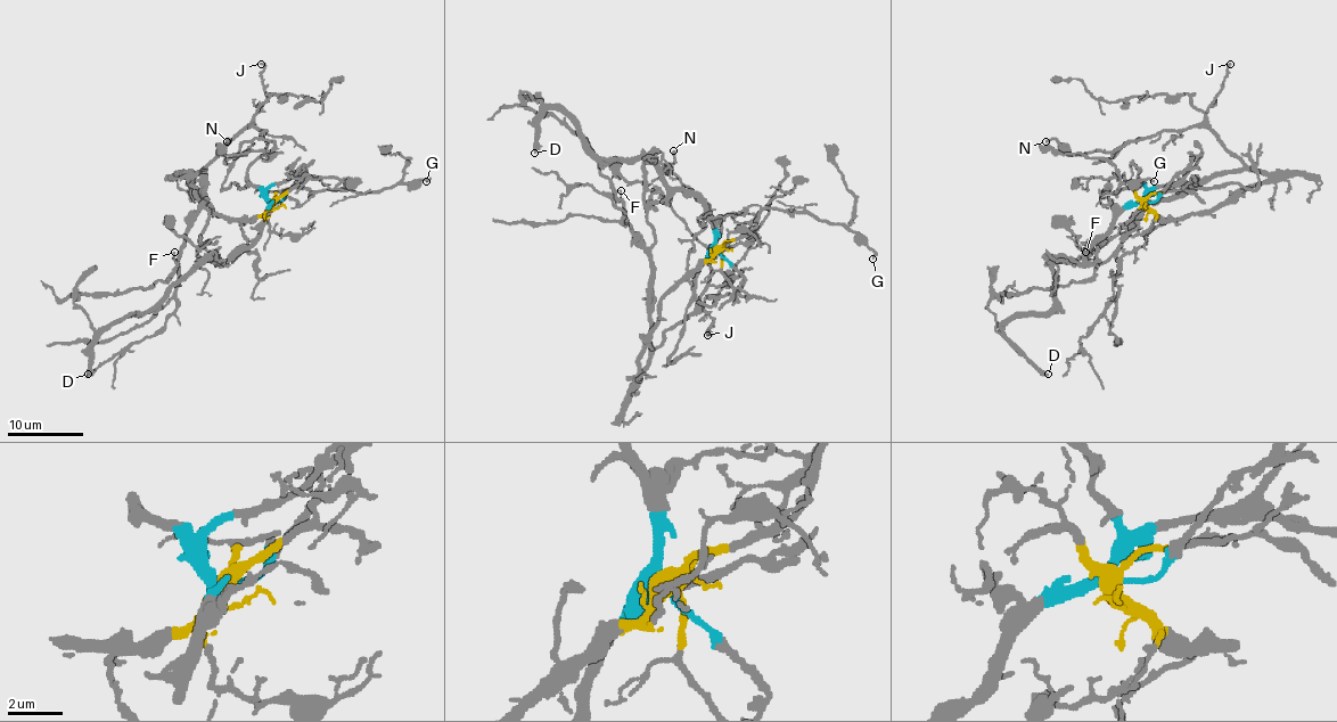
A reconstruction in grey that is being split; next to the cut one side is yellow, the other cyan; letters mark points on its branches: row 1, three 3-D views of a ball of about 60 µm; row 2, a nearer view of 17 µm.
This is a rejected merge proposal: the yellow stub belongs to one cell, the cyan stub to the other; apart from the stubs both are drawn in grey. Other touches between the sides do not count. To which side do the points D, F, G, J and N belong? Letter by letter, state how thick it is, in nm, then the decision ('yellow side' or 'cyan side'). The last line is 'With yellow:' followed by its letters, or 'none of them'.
D: 340 nm thick; cyan side
F: 120 nm thick; yellow side
G: 120 nm thick; yellow side
J: 170 nm thick; yellow side
N: 200 nm thick; yellow side
With yellow: F, G, J, N

